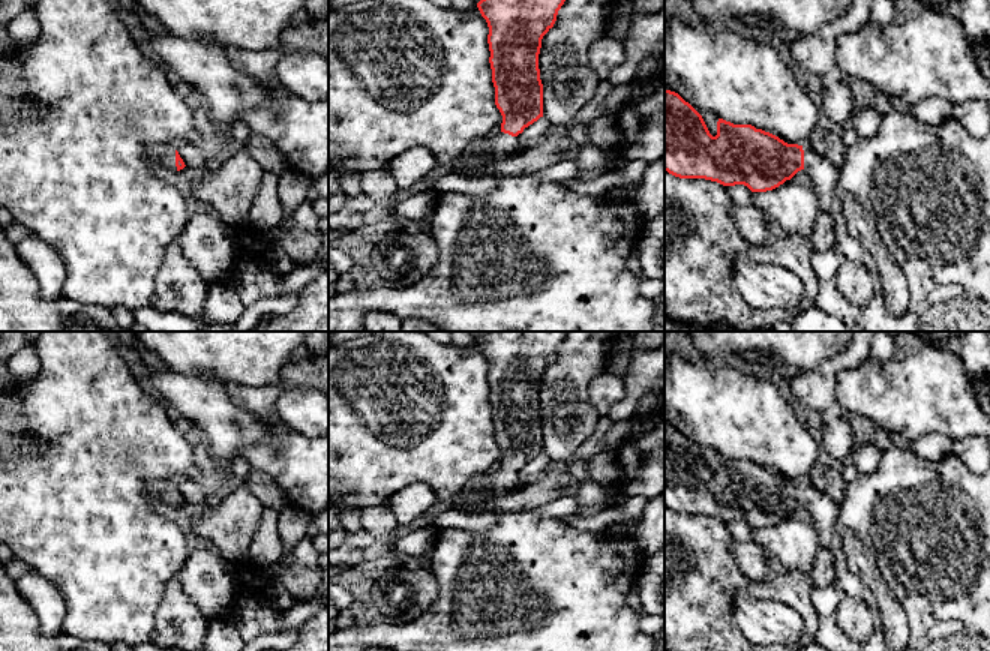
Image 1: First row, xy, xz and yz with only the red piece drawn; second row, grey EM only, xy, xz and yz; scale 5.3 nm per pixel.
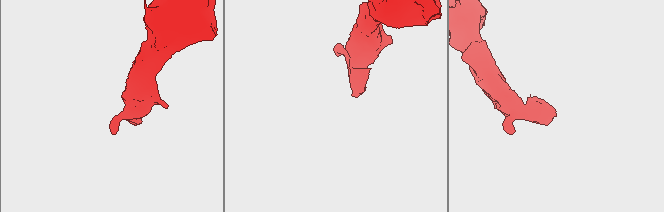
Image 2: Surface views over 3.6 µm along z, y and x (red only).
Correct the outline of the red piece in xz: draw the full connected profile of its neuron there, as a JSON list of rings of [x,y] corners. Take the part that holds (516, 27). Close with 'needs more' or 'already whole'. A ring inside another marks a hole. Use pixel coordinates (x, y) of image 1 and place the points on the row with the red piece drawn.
[[[480,0],[477,8],[489,27],[489,63],[495,87],[495,105],[502,116],[501,132],[476,140],[466,154],[458,159],[452,172],[471,177],[483,165],[506,160],[524,148],[516,136],[543,117],[543,84],[540,80],[538,54],[543,36],[554,27],[558,10],[566,0]]]; needs more

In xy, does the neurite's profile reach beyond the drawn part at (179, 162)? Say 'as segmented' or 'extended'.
extended

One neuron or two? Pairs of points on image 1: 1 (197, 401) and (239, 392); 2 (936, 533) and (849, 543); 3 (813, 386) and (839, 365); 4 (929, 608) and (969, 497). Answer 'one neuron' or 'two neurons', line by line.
1: two neurons
2: two neurons
3: one neuron
4: one neuron

